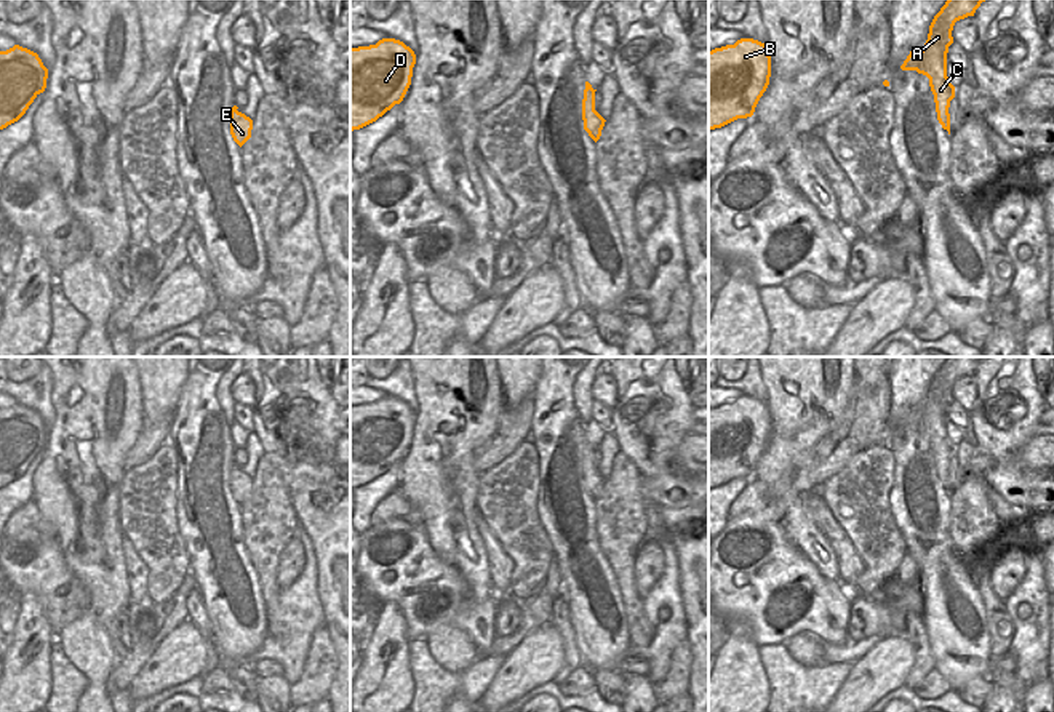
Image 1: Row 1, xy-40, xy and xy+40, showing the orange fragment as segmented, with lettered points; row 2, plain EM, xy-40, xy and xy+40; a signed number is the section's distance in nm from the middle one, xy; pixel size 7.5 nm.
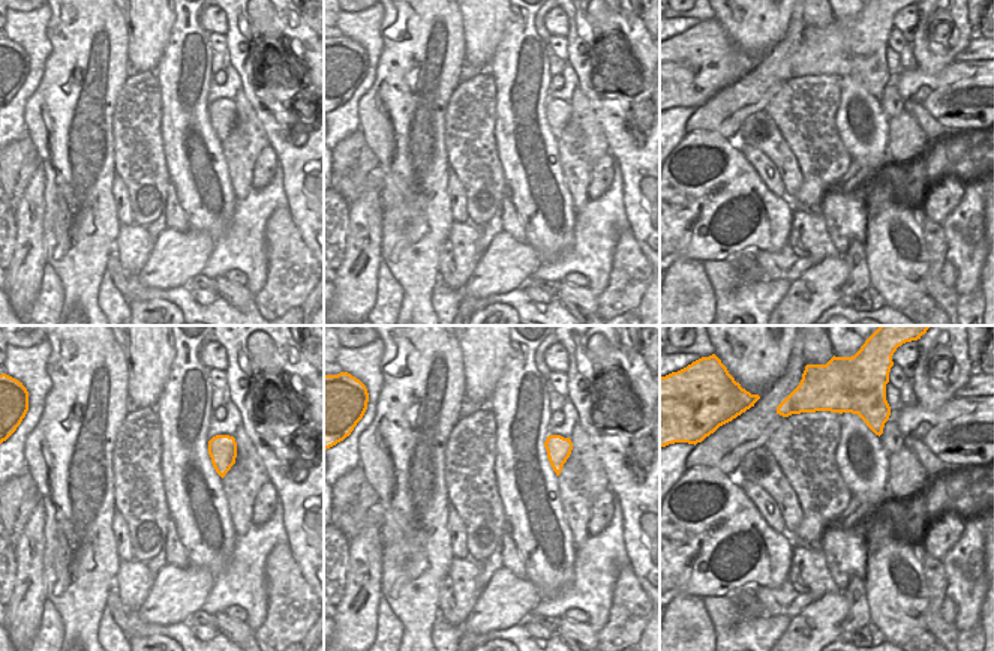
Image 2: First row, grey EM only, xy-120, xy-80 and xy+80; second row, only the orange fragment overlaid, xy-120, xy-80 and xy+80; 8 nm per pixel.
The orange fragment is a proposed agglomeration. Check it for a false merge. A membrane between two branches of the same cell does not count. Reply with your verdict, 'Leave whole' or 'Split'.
Leave whole

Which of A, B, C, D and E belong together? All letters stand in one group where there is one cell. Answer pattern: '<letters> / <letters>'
A B C D E

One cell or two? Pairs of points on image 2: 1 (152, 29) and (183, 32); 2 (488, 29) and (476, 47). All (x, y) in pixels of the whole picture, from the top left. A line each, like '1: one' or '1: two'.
1: two
2: one

